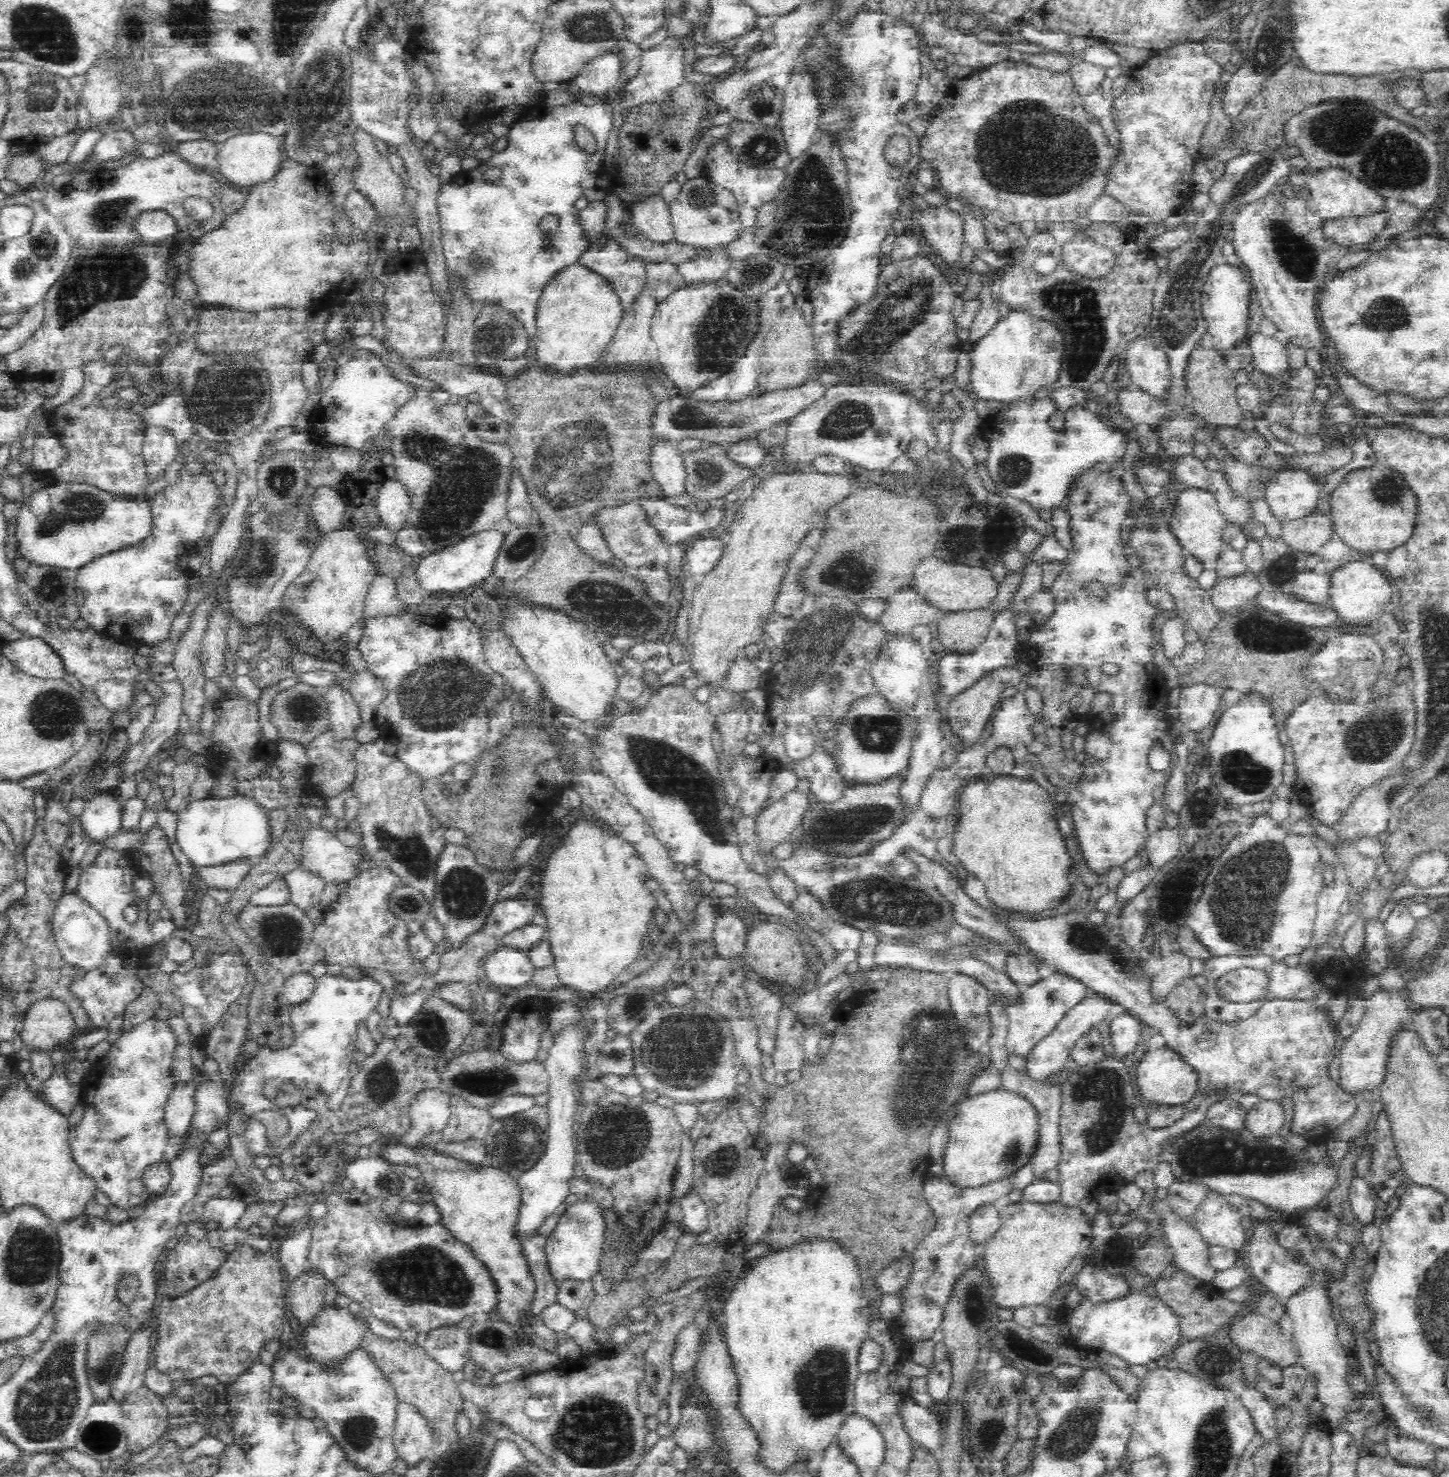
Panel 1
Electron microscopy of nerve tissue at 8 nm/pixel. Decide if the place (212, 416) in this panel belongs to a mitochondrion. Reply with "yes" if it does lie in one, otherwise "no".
yes

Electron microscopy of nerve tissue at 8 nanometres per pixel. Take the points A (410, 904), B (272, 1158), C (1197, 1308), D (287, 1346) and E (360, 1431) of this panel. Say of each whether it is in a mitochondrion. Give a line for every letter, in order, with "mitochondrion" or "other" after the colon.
A: mitochondrion
B: other
C: other
D: other
E: mitochondrion

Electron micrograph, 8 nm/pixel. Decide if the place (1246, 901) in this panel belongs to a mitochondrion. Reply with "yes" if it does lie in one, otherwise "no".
yes

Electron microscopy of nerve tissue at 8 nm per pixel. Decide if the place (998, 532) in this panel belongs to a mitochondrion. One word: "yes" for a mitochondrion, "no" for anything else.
no

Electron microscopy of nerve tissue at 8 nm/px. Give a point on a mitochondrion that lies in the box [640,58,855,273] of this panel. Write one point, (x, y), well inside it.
(813, 184)

